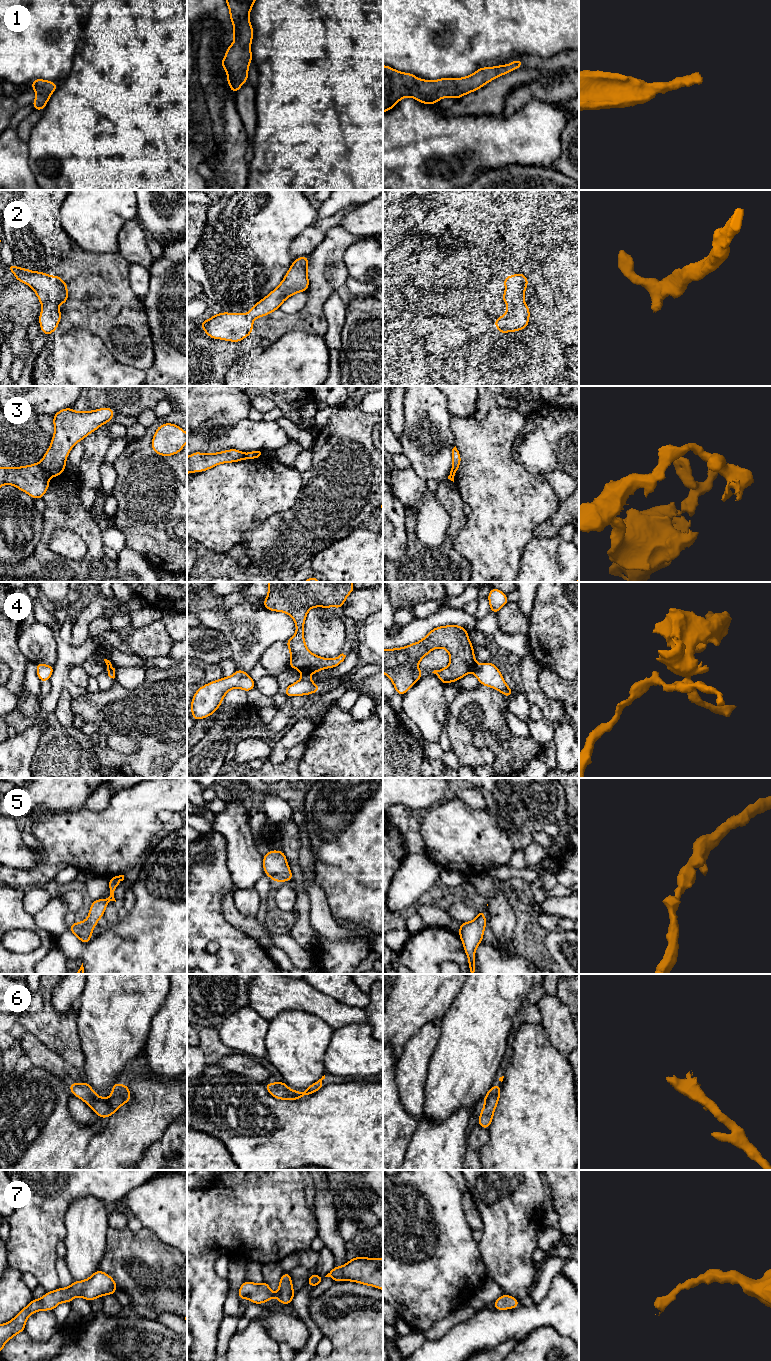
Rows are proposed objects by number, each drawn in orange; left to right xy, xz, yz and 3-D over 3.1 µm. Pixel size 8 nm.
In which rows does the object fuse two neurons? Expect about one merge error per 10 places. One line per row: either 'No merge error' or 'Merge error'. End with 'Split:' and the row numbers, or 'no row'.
1: No merge error
2: No merge error
3: Merge error
4: Merge error
5: No merge error
6: No merge error
7: No merge error
Split: 3, 4

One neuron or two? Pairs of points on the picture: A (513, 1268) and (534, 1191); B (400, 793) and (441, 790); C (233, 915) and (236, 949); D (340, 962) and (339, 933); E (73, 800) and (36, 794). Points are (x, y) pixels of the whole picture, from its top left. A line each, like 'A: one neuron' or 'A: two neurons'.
A: one neuron
B: one neuron
C: two neurons
D: two neurons
E: one neuron

